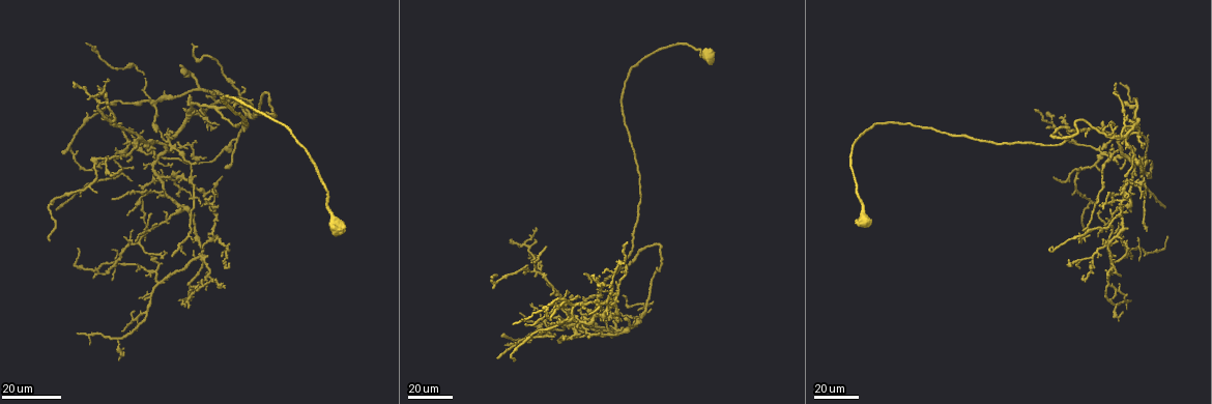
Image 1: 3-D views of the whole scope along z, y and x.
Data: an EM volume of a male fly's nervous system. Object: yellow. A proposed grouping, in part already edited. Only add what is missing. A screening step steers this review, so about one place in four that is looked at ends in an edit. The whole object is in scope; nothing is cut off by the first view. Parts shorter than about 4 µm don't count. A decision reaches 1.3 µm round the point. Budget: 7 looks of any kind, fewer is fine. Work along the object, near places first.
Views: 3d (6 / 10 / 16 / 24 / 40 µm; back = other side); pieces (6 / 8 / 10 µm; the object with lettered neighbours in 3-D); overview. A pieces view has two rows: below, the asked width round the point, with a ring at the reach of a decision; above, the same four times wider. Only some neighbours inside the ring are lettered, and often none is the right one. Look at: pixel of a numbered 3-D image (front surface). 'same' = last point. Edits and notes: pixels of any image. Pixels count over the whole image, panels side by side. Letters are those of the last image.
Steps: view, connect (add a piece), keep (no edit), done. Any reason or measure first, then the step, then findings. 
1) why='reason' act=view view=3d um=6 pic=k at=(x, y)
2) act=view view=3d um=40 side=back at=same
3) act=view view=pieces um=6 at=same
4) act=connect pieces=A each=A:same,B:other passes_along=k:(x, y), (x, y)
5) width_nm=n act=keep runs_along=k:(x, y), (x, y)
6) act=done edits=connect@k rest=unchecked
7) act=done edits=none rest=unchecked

why='branch stops here' act=view view=3d um=24 pic=1 at=(196, 163)

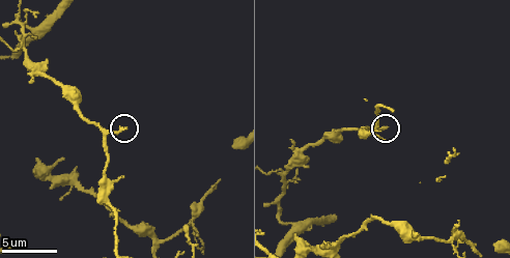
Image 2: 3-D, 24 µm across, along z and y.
why='what lies round it' act=view view=pieces um=8 pic=2 at=(125, 127)

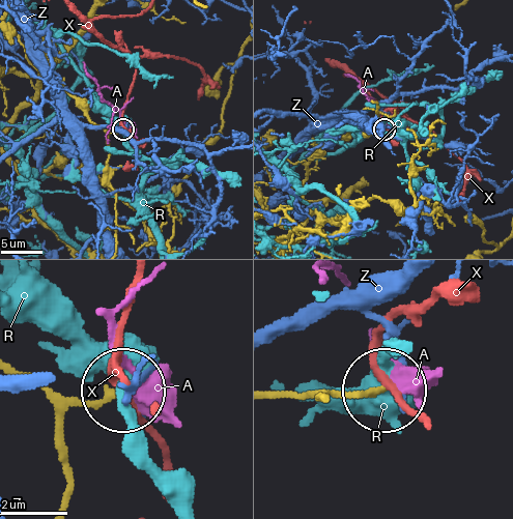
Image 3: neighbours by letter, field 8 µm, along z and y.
act=connect pieces=A each=A:same,R:other,X:other,Z:other found='the neuron continues'

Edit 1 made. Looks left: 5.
act=view view=overview

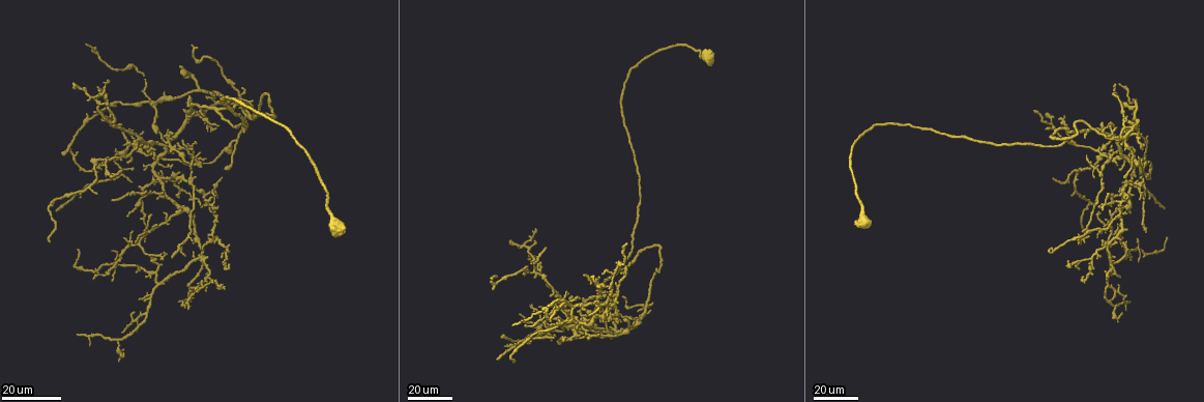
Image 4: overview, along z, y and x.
why='an open end' act=view view=3d um=24 pic=4 at=(583, 275)

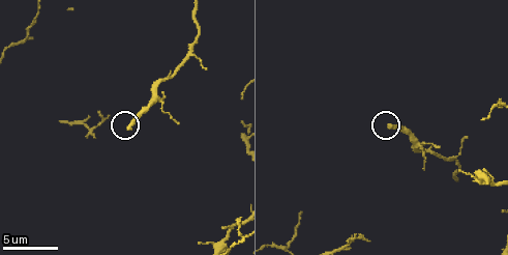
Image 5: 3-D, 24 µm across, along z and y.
act=view view=pieces um=8 pic=5 at=(390, 127)

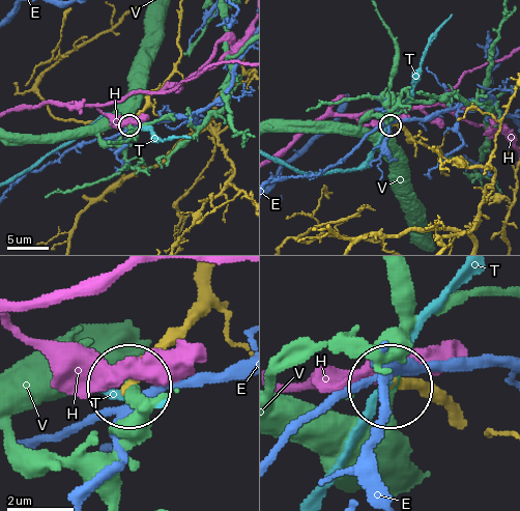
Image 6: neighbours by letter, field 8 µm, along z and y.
act=keep each=E:other,H:other,T:other,V:other runs_along=6:(443, 410), (422, 388), (397, 385) found='no lettered piece goes on from it'

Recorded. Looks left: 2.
why='an open end' act=view view=3d um=24 pic=4 at=(215, 128)

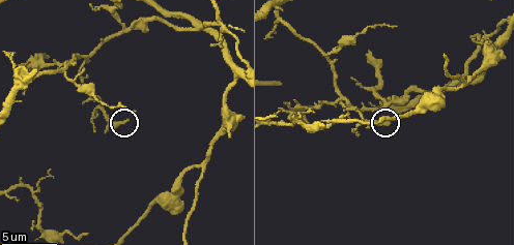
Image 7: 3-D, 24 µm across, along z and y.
act=view view=pieces um=8 pic=7 at=(385, 124)

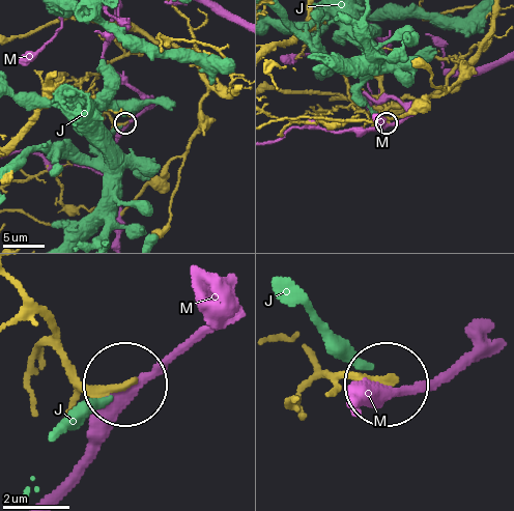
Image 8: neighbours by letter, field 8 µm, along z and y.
act=keep each=J:other,M:other runs_along=8:(15, 288), (85, 379), (123, 389) found='no lettered piece goes on from it'

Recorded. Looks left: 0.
act=done edits=connect@3 rest=unchecked

